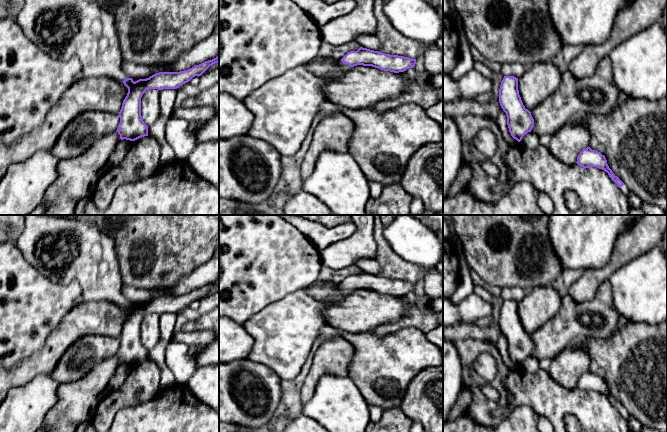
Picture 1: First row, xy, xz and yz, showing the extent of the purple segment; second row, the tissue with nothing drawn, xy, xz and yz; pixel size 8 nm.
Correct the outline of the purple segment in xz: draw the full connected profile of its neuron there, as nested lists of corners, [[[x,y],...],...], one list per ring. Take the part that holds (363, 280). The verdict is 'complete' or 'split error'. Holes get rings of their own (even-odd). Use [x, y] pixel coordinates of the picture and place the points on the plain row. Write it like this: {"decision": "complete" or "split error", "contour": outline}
{"decision": "split error", "contour": [[[360,271],[357,275],[348,276],[342,283],[338,284],[338,288],[343,294],[347,294],[349,291],[363,289],[399,297],[409,292],[414,292],[416,283],[385,278]]]}

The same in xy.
{"decision": "split error", "contour": [[[24,215],[24,220],[25,228],[15,245],[29,264],[51,282],[77,281],[82,288],[80,303],[109,301],[128,312],[116,354],[121,364],[148,360],[141,340],[141,321],[148,313],[177,313],[219,286],[218,279],[188,294],[159,296],[134,306],[122,293],[114,241],[94,223],[50,215]]]}

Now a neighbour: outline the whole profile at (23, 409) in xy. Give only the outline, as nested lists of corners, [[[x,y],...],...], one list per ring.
[[[49,374],[11,388],[0,405],[0,432],[36,432],[46,413],[57,403],[59,383]]]

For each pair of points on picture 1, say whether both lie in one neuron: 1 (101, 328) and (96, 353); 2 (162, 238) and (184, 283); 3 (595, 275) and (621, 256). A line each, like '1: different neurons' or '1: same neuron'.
1: different neurons
2: different neurons
3: same neuron

